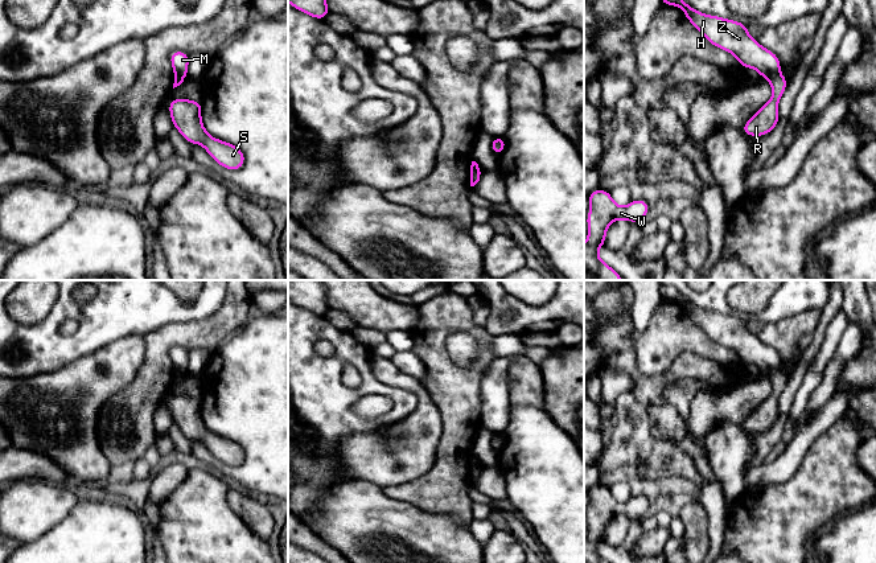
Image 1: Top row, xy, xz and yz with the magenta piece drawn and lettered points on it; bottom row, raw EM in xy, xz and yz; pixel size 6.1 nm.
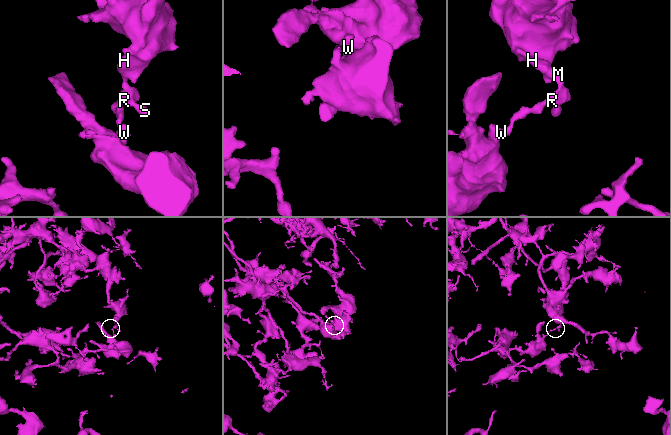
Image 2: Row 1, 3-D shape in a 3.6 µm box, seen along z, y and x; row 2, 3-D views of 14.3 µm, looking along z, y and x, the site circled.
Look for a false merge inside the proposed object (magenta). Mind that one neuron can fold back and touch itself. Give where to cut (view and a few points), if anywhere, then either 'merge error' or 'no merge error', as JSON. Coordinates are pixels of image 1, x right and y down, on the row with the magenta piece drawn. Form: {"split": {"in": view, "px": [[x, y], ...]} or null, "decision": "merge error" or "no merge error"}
{"split": {"in": "yz", "px": [[778, 73], [768, 78]]}, "decision": "merge error"}

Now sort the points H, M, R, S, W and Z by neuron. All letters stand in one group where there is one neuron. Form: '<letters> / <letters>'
H M Z / R S W

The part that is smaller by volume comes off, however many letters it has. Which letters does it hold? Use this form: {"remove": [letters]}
{"remove": ["R", "S", "W"]}

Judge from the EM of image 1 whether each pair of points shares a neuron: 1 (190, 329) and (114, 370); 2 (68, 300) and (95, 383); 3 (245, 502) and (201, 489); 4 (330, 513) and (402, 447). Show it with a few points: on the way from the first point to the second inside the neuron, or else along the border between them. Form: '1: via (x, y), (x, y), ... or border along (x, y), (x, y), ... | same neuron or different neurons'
1: border along (144, 336), (144, 360), (130, 382) | different neurons
2: border along (114, 340), (58, 369) | different neurons
3: border along (229, 489), (227, 502), (245, 524) | different neurons
4: border along (352, 479), (370, 481), (382, 488) | different neurons

